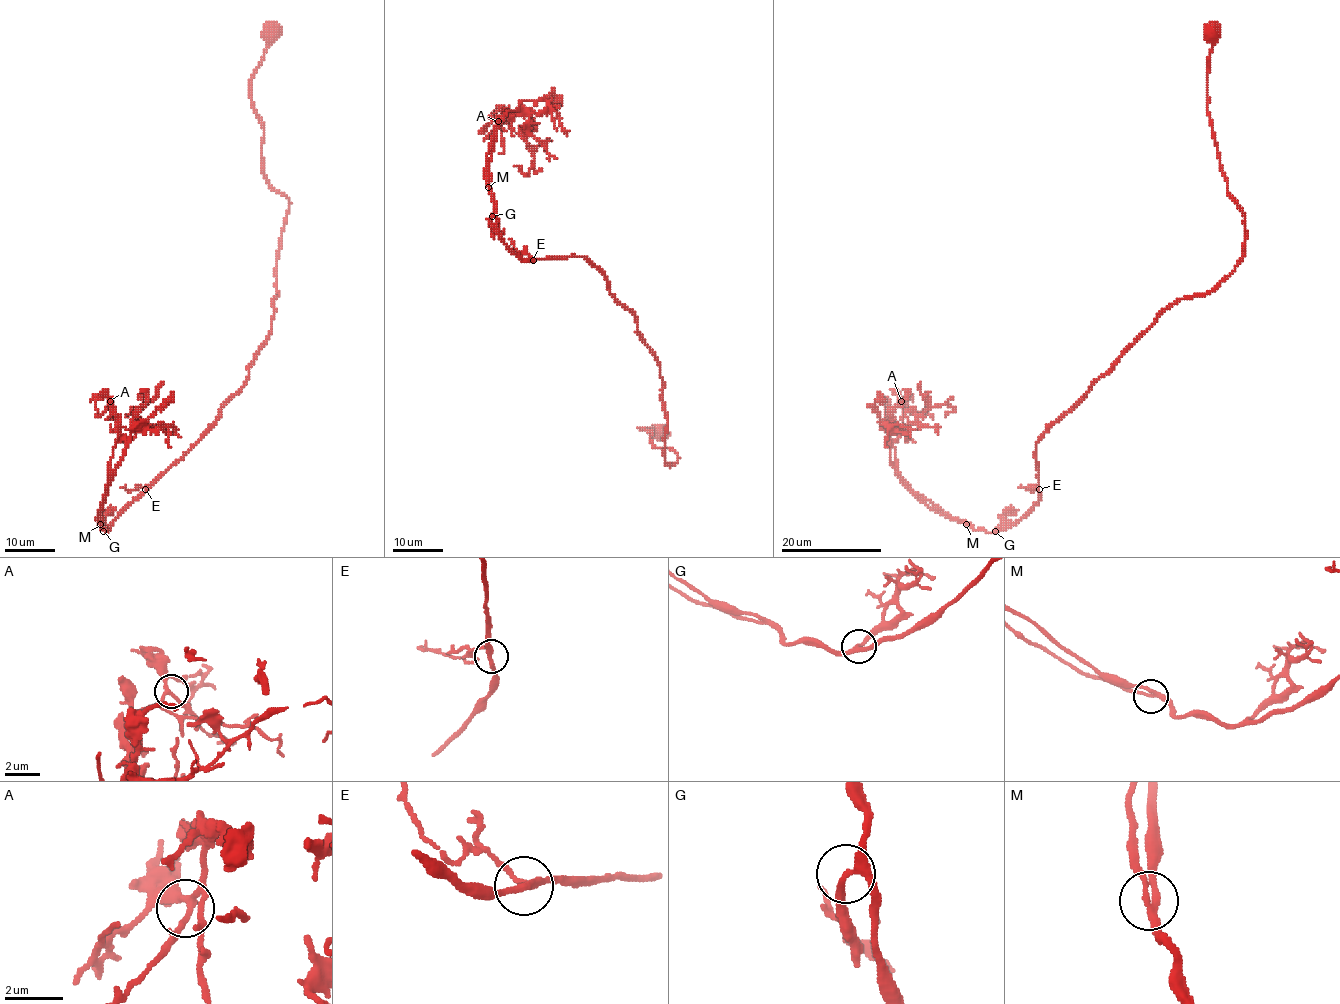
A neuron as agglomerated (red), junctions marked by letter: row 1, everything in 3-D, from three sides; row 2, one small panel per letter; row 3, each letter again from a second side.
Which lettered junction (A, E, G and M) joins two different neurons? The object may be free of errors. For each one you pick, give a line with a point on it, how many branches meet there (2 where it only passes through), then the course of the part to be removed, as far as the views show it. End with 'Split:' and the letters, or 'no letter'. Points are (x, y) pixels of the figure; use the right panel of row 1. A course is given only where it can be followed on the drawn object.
Split: no letter

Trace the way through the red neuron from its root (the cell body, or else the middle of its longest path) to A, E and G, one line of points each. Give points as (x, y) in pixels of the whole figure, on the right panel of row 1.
A: (1214, 33), (1208, 113), (1242, 261), (1040, 438), (1040, 499), (985, 532), (921, 498), (889, 438), (901, 401)
E: (1214, 33), (1208, 113), (1244, 217), (1242, 261), (1213, 289), (1170, 304), (1048, 429), (1035, 446), (1039, 489)
G: (1214, 33), (1208, 113), (1244, 217), (1242, 261), (1170, 304), (1048, 429), (1035, 446), (1040, 499), (995, 531)

